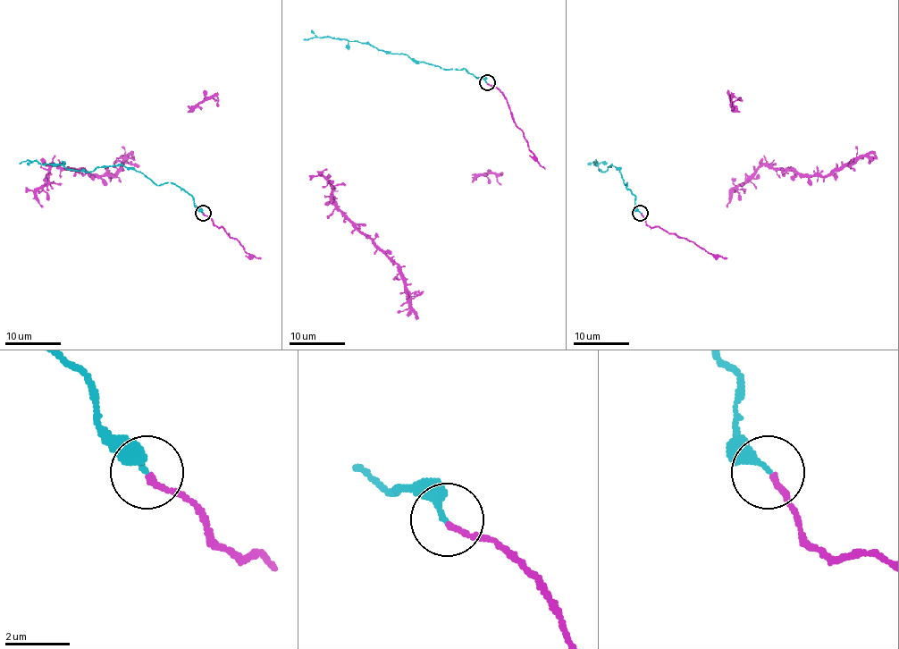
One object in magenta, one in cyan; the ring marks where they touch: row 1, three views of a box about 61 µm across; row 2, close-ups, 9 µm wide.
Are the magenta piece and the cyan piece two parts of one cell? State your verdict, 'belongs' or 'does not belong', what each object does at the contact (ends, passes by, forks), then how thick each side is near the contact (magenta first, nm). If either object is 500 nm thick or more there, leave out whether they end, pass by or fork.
belongs | magenta ends | cyan ends | 170/240 nm

